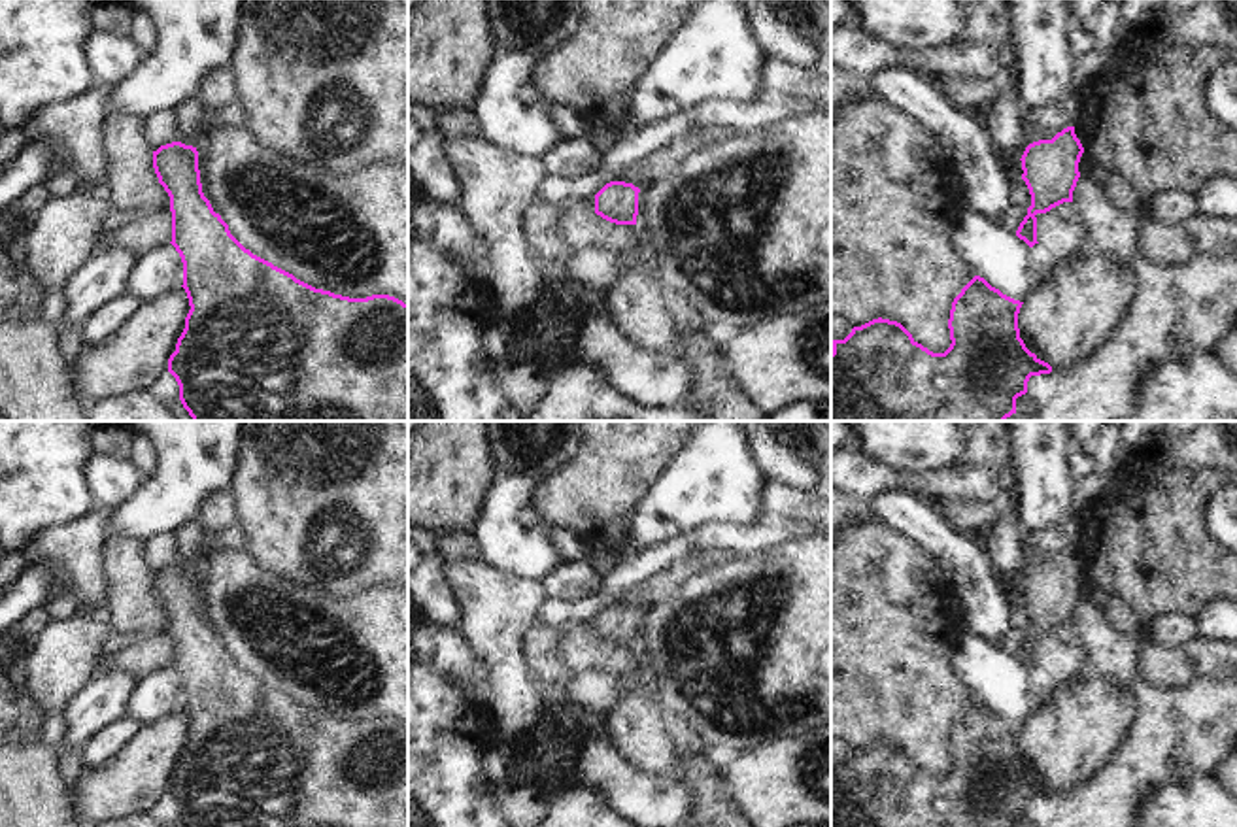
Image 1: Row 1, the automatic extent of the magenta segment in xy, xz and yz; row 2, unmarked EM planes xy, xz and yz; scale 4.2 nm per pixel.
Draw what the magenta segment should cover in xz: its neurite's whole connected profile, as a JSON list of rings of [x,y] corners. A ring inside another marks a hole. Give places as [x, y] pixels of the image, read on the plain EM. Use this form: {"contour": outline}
{"contour": [[[610,604],[595,617],[595,636],[616,648],[636,648],[640,612]]]}

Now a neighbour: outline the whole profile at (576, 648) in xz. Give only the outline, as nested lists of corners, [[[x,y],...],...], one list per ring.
[[[595,621],[572,625],[557,642],[557,659],[570,670],[627,672],[633,682],[646,678],[636,648],[616,648],[602,642],[595,636]]]

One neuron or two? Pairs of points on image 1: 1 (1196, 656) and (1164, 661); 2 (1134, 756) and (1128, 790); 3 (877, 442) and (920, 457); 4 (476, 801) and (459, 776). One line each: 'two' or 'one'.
1: one
2: one
3: one
4: one

